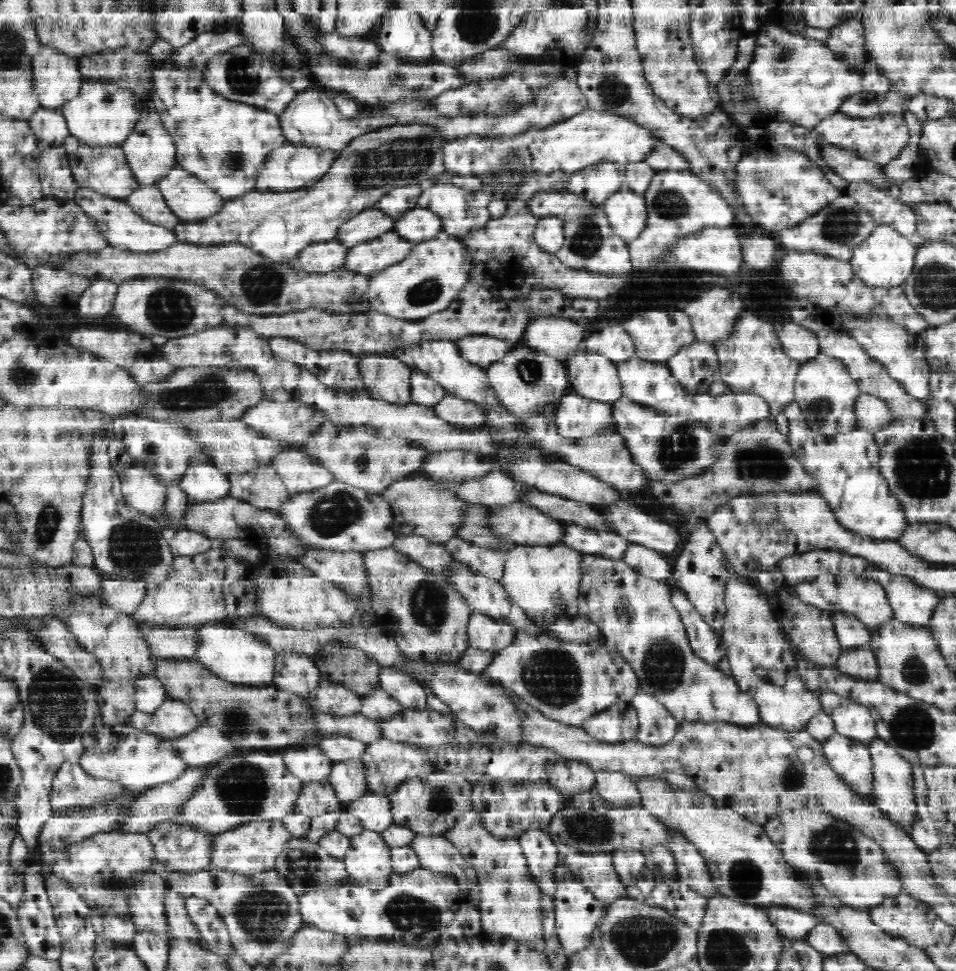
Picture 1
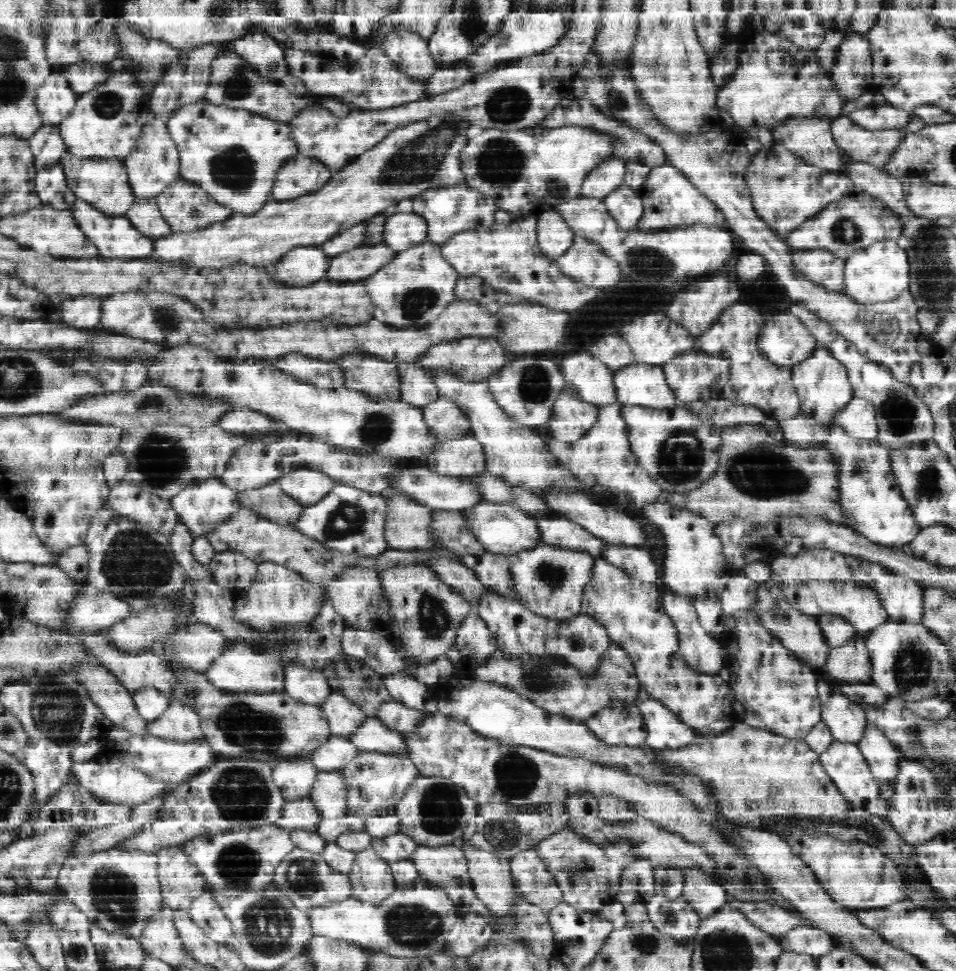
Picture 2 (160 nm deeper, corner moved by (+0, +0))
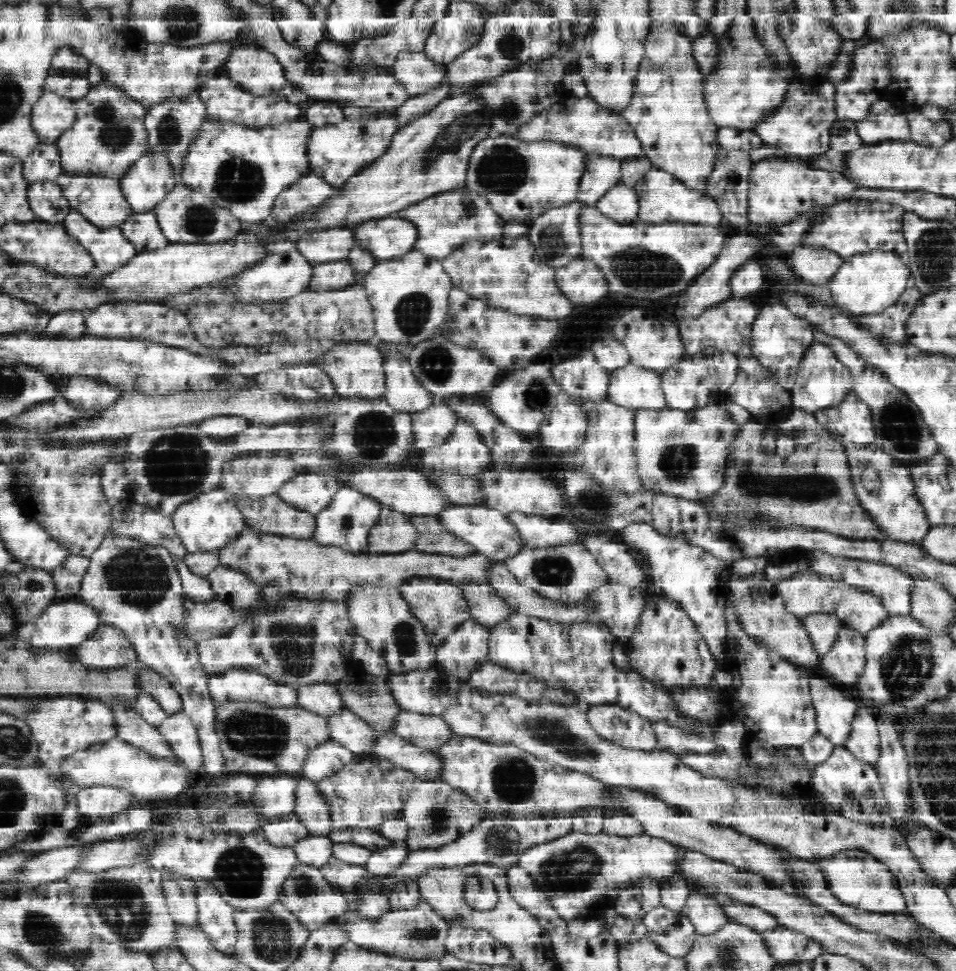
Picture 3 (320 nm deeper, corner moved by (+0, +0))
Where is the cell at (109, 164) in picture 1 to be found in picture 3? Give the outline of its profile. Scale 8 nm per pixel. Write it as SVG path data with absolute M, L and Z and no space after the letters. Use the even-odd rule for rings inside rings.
M63 172L56 181L71 210L78 210L88 222L95 223L96 226L120 227L133 213L130 204L124 198L121 181L118 179L108 179L98 175L66 175Z

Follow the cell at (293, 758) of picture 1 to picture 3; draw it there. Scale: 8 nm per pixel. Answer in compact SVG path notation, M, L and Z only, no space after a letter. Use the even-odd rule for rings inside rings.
M300 772L259 778L254 791L253 803L259 806L259 814L261 814L268 823L284 818L285 815L293 812L296 800L295 790L300 778L302 778Z

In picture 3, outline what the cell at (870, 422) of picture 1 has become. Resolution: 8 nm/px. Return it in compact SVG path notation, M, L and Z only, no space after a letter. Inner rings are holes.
M848 393L835 407L816 411L816 420L830 434L840 434L844 440L854 444L872 444L874 440L873 416L869 406L857 394Z

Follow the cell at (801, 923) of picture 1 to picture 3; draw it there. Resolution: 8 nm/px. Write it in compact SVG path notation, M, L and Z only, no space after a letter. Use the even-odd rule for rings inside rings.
M709 894L714 896L715 902L723 908L729 919L737 923L749 926L750 928L760 933L779 926L777 918L769 912L752 906L736 899L730 898L727 894Z

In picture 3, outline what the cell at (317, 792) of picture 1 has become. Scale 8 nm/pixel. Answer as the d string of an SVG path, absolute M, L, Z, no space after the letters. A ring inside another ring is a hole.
M293 812L285 815L284 818L264 824L260 829L263 831L266 840L272 842L274 846L293 847L298 840L309 835L307 828Z

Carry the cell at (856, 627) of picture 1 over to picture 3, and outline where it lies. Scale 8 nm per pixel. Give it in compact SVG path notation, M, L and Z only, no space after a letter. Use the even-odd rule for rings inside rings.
M816 613L802 618L807 635L812 641L812 647L819 652L820 658L826 655L835 645L843 622L833 614Z

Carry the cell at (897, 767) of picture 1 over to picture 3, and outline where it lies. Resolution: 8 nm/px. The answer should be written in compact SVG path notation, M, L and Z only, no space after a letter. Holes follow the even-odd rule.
M860 708L856 711L852 726L850 737L843 746L851 750L852 754L860 760L869 762L871 765L878 764L881 746L874 714L868 708Z

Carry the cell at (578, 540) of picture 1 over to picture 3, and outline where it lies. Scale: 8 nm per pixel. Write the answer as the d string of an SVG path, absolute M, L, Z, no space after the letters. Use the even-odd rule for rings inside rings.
M520 512L510 513L508 519L520 530L524 547L538 549L548 546L583 544L584 538L576 532L573 524L562 519L549 519L539 515Z

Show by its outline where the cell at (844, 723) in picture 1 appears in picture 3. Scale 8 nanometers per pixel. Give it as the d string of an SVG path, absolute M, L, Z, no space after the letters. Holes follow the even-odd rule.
M811 677L811 699L816 711L817 732L836 746L843 745L850 737L852 721L858 706L854 700L842 696L826 680Z

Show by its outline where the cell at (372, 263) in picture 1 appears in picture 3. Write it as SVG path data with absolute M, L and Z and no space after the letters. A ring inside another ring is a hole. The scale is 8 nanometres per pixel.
M347 258L340 259L315 265L308 288L310 290L338 290L352 285L354 280L358 280L355 267Z

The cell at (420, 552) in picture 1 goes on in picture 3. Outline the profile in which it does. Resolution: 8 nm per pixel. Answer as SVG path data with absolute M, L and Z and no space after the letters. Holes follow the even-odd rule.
M464 583L460 584L462 594L468 603L471 618L490 631L496 624L504 622L512 608L493 590L490 585Z

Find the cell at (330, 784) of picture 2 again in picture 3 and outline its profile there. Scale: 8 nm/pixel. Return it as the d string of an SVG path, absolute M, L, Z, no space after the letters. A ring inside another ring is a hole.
M300 778L296 786L293 813L307 828L310 835L327 835L331 831L331 809L319 790L318 781Z

